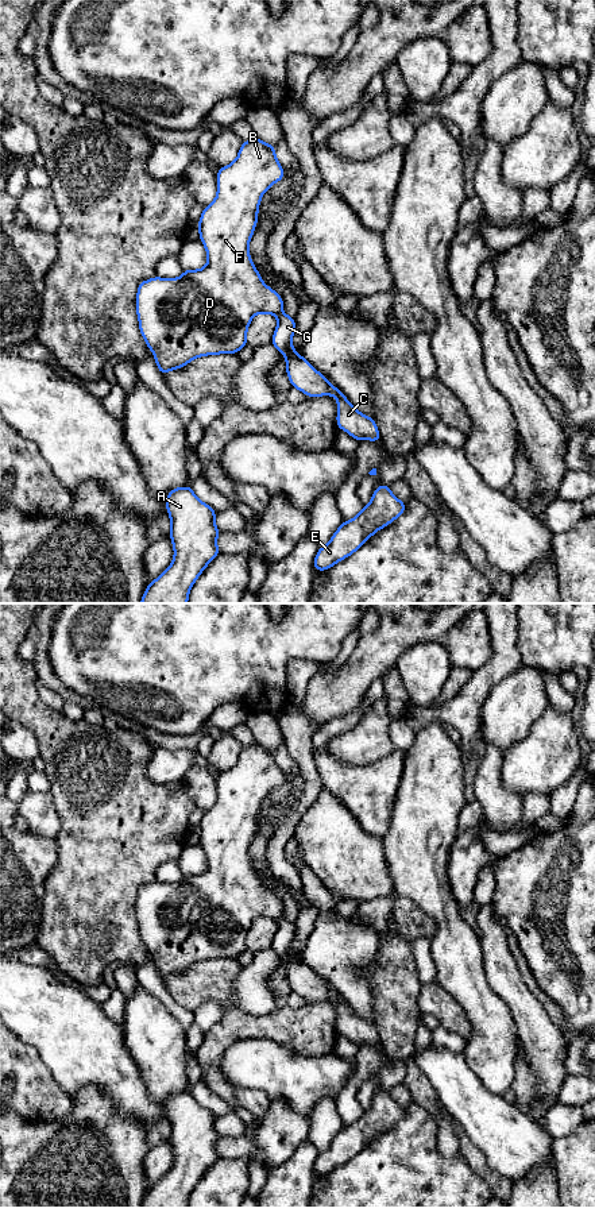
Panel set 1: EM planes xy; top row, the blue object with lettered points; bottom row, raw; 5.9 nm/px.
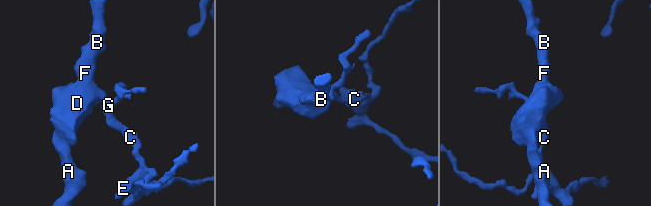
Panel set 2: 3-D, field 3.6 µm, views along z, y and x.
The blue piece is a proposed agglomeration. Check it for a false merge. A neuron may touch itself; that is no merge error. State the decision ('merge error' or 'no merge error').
merge error

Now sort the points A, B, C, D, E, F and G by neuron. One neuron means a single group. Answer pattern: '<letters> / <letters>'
A B D F / C E G

